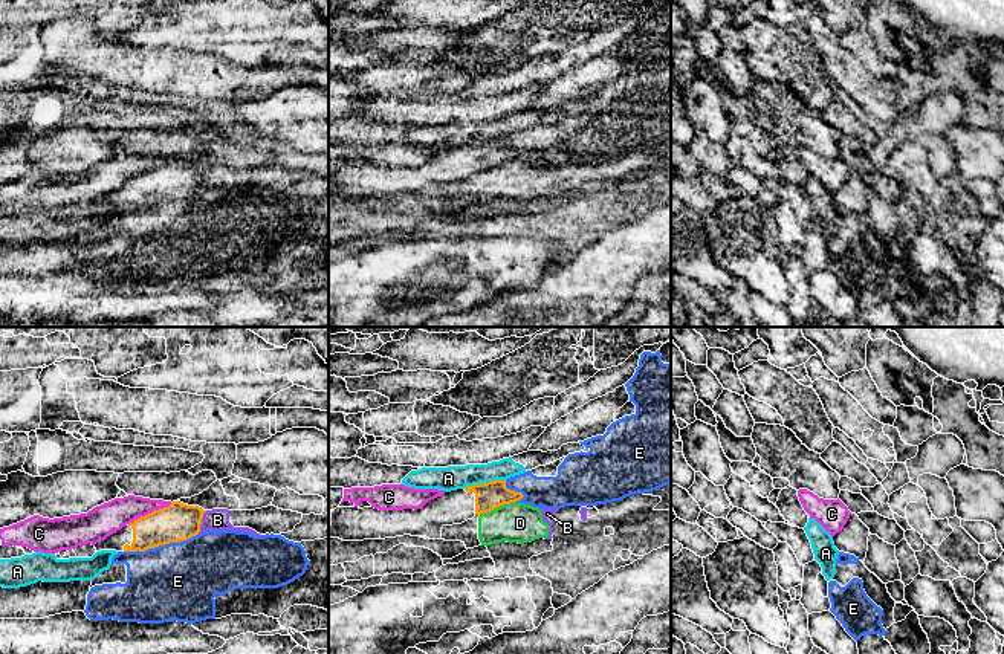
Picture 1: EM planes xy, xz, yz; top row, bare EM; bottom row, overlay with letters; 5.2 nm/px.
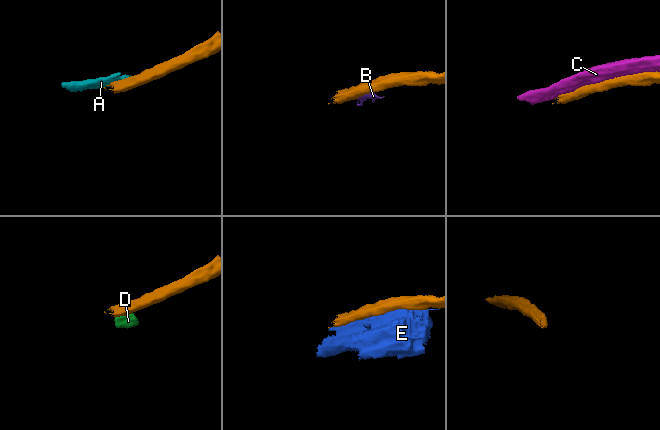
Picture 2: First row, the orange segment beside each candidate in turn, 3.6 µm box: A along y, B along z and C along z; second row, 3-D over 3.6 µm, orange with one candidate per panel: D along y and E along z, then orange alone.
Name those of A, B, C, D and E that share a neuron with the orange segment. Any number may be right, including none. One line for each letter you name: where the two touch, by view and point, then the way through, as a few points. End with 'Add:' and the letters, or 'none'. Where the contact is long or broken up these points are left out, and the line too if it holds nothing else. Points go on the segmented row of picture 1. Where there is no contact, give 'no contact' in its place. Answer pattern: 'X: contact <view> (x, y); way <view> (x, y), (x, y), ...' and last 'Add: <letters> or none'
Add: none

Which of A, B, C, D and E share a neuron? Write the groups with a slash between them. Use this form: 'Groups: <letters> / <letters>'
Groups: A / B D / C / E

